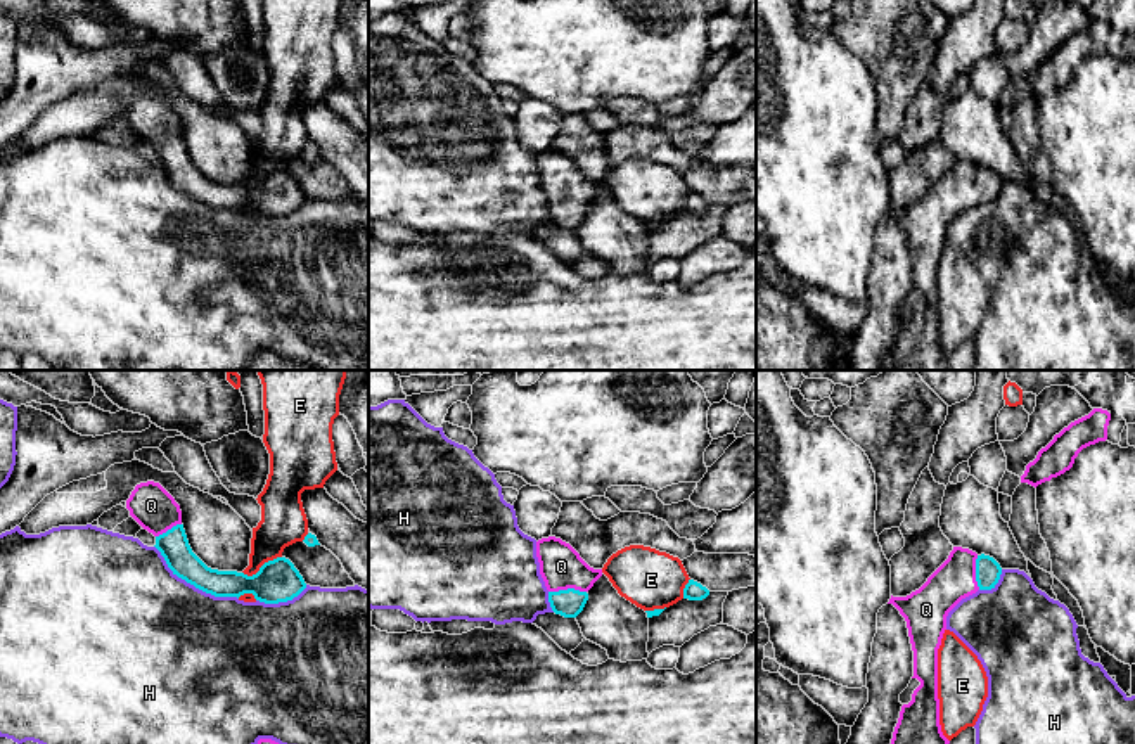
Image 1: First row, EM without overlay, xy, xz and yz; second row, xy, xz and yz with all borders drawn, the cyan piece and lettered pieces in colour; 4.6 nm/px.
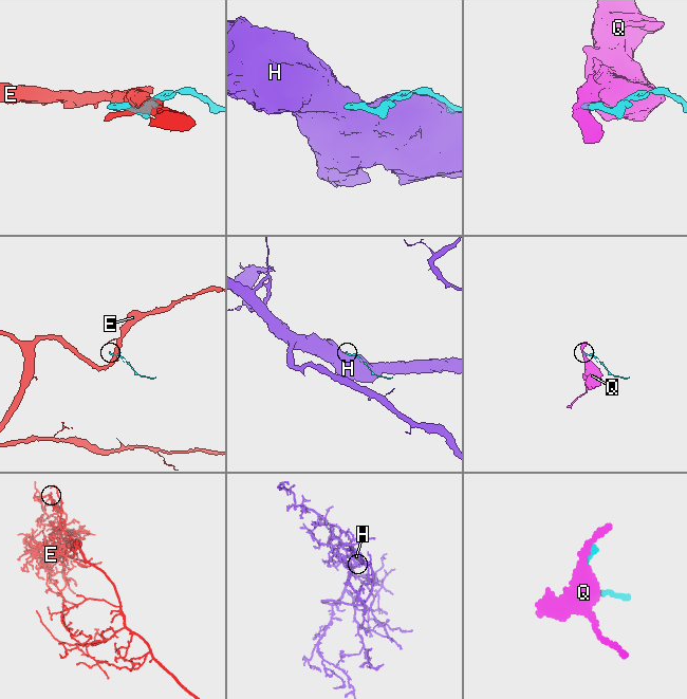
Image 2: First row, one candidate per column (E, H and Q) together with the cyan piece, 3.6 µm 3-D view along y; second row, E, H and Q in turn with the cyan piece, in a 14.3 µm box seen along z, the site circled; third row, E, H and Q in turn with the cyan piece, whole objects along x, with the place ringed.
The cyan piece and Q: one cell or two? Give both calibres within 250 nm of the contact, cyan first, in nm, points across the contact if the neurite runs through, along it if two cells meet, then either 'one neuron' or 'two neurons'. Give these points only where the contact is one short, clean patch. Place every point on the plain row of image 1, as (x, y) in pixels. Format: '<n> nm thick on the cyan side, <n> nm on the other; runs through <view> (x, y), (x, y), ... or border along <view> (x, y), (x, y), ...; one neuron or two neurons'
130 nm thick on the cyan side, 200 nm on the other; runs through xz (570, 215), (568, 201), (568, 189), (561, 179); one neuron

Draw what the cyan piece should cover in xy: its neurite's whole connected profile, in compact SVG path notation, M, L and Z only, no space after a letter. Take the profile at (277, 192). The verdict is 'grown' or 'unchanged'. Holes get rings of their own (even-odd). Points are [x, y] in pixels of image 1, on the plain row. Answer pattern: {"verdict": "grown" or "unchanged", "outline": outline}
{"verdict": "grown", "outline": "M154 93L140 95L126 112L130 128L156 149L156 161L178 190L215 209L253 206L265 216L287 215L298 209L306 196L285 170L265 175L253 189L237 183L208 180L190 161L182 123L175 111Z"}

